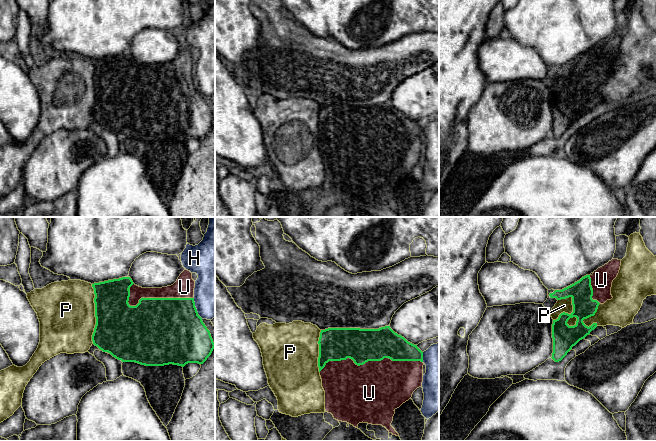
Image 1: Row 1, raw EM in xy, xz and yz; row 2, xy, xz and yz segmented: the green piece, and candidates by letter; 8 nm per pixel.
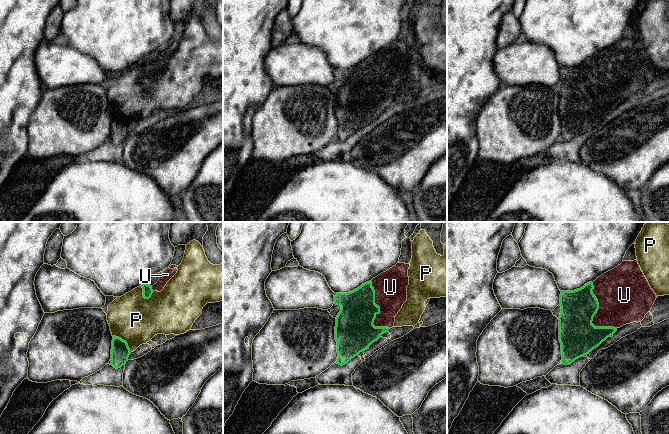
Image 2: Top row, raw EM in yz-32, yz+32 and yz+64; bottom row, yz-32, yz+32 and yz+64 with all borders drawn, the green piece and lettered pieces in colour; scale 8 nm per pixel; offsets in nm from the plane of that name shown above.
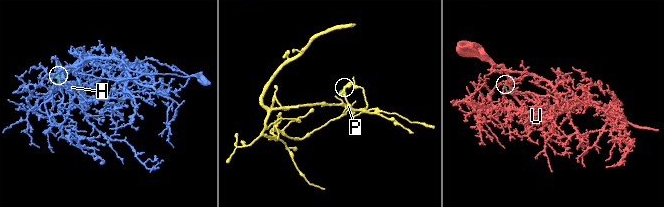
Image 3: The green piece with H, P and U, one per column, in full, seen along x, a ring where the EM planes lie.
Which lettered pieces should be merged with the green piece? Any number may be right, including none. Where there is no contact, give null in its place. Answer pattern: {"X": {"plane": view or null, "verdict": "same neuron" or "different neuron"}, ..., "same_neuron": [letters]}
{"H": {"plane": "xy", "verdict": "different neuron"}, "P": {"plane": "xy", "verdict": "different neuron"}, "U": {"plane": "xz", "verdict": "same neuron"}, "same_neuron": ["U"]}

